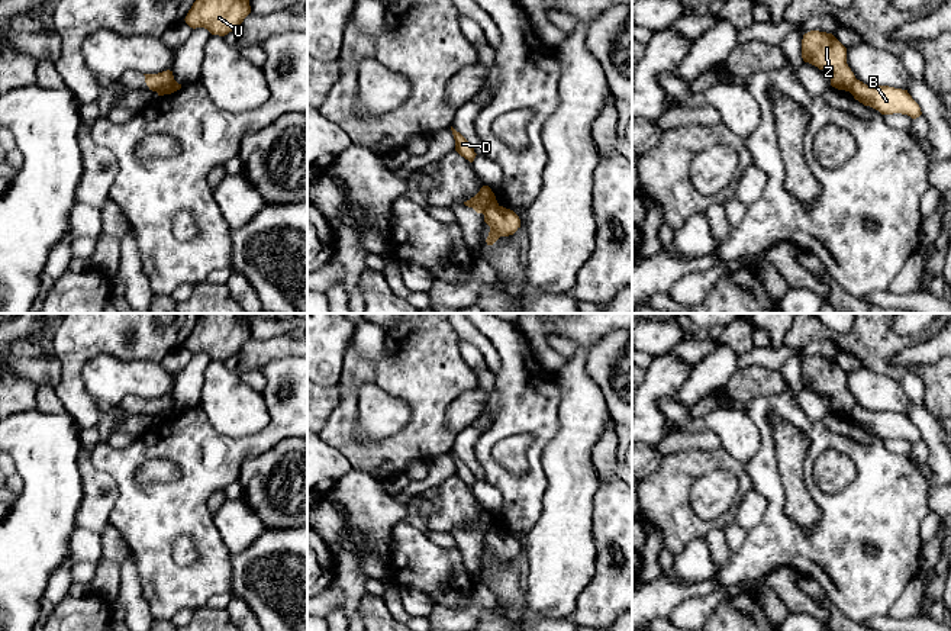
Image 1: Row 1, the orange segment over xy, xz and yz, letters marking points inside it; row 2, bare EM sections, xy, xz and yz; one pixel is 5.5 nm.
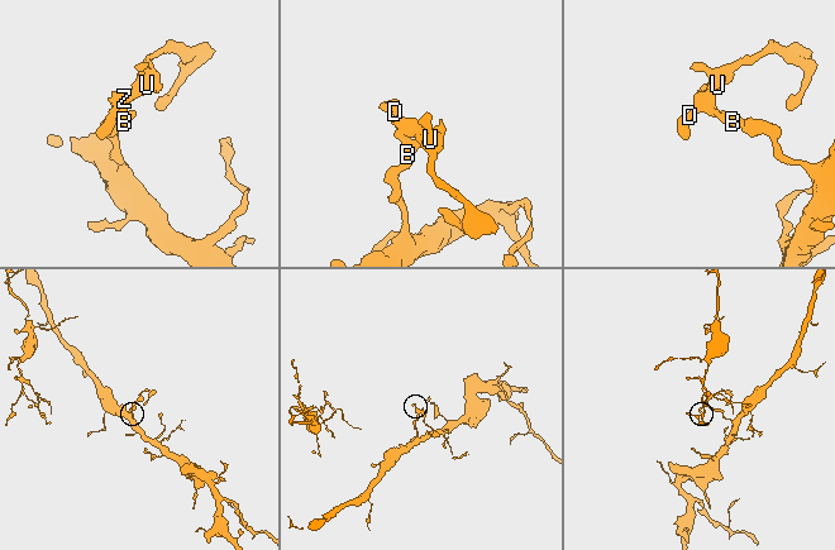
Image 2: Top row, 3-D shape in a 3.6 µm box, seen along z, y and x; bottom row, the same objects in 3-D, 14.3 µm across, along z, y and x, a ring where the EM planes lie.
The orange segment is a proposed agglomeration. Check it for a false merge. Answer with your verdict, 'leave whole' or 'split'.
split

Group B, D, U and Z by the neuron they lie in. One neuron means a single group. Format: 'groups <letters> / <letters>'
groups B / D U Z

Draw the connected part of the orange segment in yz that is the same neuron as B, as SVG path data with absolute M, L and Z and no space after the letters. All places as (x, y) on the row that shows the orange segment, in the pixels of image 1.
M855 78L848 91L855 100L879 110L881 115L902 113L912 119L922 115L919 104L912 99L908 90L889 86L867 86Z

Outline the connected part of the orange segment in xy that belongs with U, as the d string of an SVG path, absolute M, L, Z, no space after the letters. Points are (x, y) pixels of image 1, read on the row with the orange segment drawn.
M196 0L184 20L193 29L204 28L212 35L225 36L249 13L249 0Z

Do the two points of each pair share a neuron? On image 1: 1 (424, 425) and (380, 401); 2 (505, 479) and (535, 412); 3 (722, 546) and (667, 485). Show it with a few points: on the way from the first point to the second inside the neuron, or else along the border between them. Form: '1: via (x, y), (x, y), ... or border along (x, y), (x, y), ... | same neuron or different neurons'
1: border along (387, 392), (409, 406), (409, 421), (383, 438) | different neurons
2: via (526, 480), (535, 472), (535, 450), (540, 434) | same neuron
3: border along (722, 528), (713, 528), (703, 535) | different neurons

